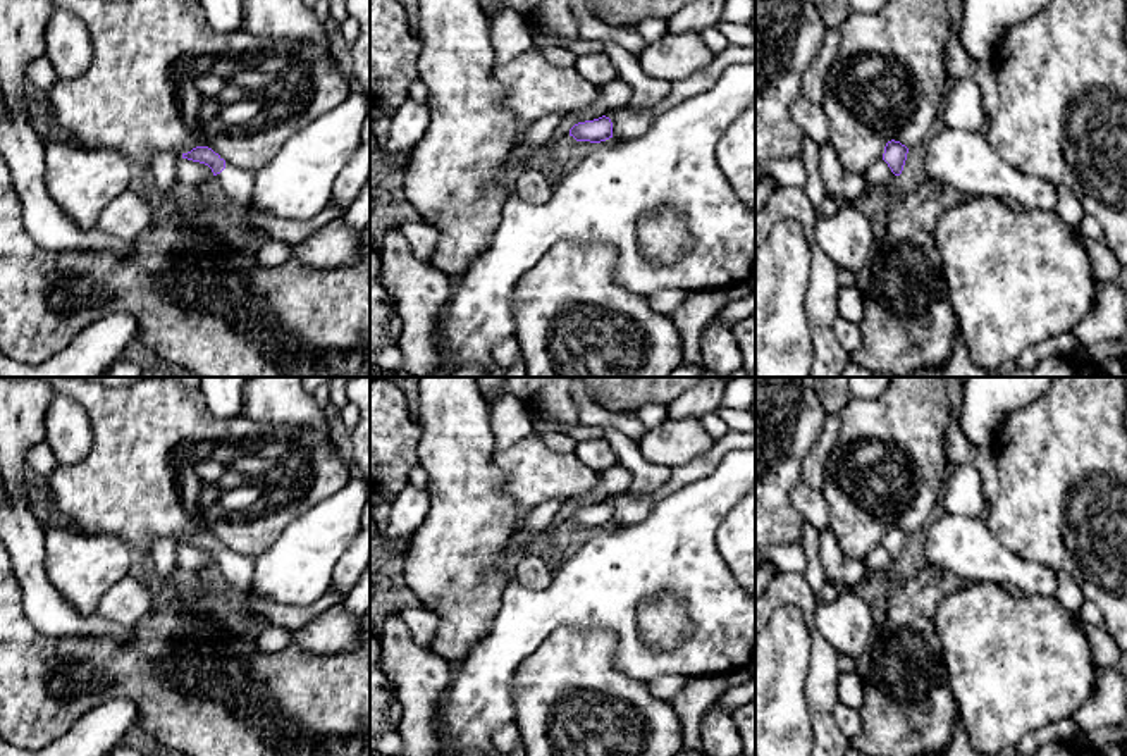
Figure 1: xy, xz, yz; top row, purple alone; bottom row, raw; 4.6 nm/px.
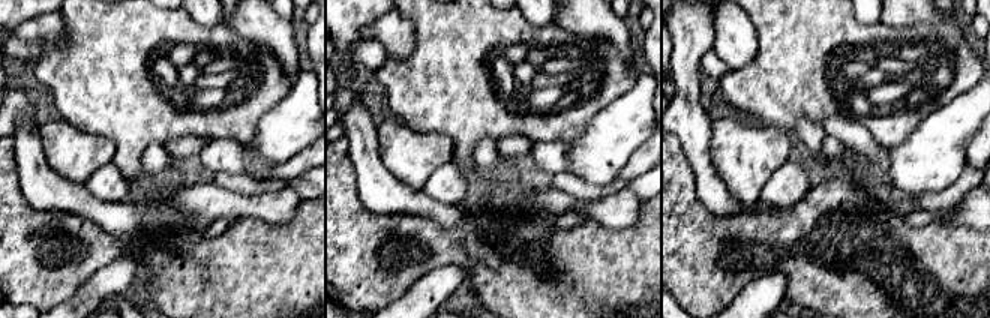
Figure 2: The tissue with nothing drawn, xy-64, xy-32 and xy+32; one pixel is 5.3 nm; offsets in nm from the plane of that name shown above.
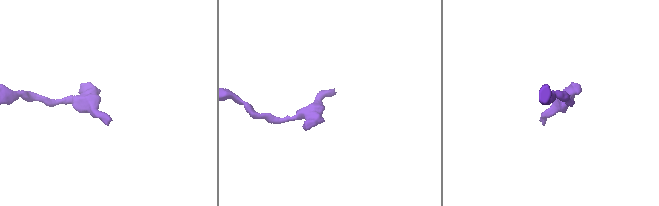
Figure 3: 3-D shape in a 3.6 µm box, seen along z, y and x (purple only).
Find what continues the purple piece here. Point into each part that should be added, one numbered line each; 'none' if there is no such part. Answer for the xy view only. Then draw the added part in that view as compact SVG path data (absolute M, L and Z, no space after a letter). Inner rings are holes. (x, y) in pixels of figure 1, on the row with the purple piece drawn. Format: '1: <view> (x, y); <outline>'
1: xy (236, 185); M232 164L215 176L213 188L220 198L246 208L253 198L255 170L244 170Z

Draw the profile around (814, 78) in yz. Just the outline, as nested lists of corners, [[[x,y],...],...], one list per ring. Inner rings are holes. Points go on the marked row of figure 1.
[[[828,29],[824,41],[802,76],[802,96],[812,103],[821,103],[822,90],[829,77],[833,60],[840,45],[840,31]]]

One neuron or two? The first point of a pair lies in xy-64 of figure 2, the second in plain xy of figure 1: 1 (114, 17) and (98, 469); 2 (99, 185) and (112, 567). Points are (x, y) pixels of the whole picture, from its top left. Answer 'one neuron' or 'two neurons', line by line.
1: one neuron
2: two neurons

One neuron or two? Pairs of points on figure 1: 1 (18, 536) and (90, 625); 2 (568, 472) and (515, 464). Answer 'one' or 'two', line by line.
1: one
2: one

